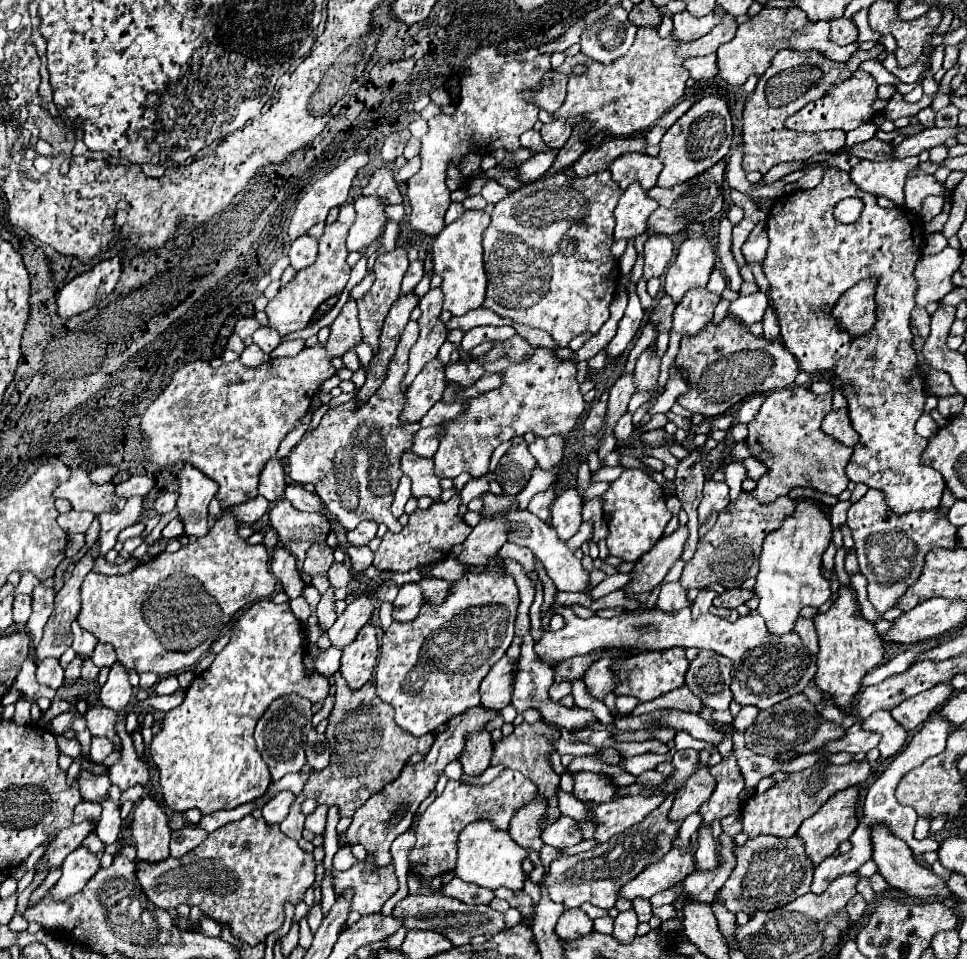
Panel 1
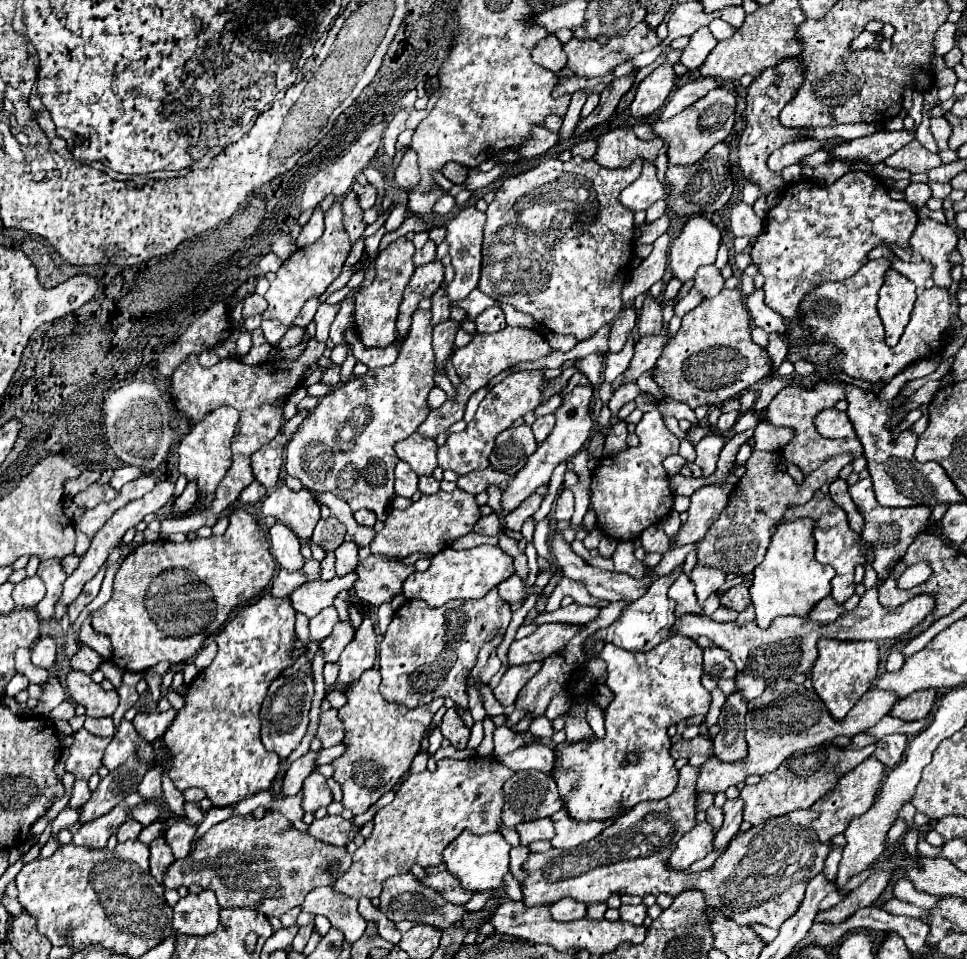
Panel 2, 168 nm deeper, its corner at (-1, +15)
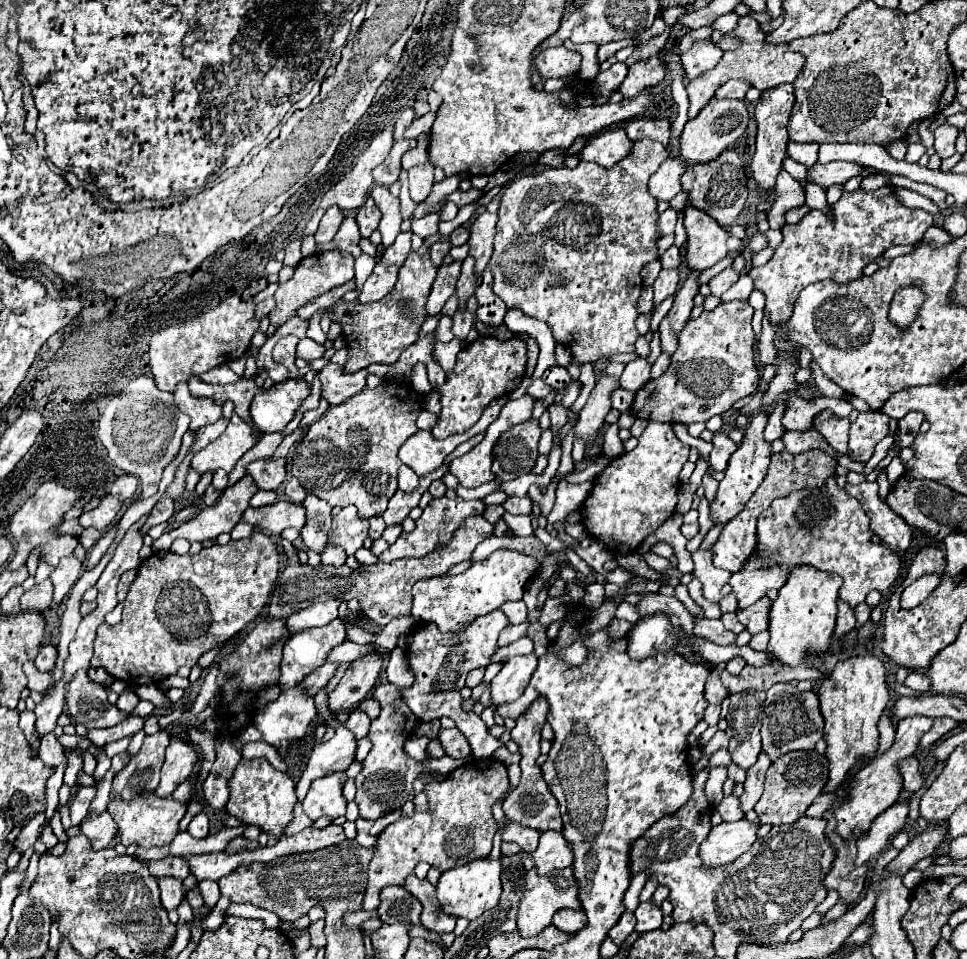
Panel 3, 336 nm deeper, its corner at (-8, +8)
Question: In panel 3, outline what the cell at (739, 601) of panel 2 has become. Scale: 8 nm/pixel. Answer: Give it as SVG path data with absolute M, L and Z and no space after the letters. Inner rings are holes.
M763 597L763 599L755 601L751 607L737 611L739 621L747 627L749 633L759 633L759 631L767 629L767 625L769 625L769 605L771 605L771 599Z

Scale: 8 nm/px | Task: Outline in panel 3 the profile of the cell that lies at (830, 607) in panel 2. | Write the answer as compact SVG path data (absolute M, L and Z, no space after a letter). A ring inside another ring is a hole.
M841 599L837 601L837 623L835 623L835 635L845 635L849 631L853 631L857 627L857 621L855 621L855 615L853 615L853 609L843 603Z

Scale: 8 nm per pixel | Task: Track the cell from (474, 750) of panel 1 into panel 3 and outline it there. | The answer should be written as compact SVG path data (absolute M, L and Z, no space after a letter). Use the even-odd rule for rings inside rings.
M457 727L455 729L441 729L439 741L441 741L445 753L453 759L465 759L467 755L471 755L469 741Z

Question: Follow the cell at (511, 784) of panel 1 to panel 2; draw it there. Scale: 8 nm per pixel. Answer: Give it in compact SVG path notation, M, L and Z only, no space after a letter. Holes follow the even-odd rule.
M470 756L464 760L444 758L436 762L434 772L410 774L396 792L396 798L376 814L370 836L354 852L352 868L332 888L350 898L378 898L386 878L410 872L412 864L420 864L422 868L440 864L444 848L460 832L470 830L476 836L494 832L502 822L502 784L512 774L510 768L490 756Z

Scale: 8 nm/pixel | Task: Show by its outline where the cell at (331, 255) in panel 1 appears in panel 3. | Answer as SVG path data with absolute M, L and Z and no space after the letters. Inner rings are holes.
M325 251L325 253L315 253L309 255L305 259L299 261L299 265L295 267L293 277L287 283L279 283L279 289L275 291L275 301L277 307L271 311L269 321L275 327L281 327L285 321L297 317L299 307L307 305L309 301L317 299L319 295L331 291L337 285L347 283L349 279L353 279L353 257L347 255L339 255L339 251Z

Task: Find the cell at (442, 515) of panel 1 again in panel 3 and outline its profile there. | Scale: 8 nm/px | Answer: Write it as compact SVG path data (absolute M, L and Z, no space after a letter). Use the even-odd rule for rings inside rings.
M439 497L439 499L431 499L429 505L423 509L423 515L415 521L415 529L411 533L401 533L399 539L379 555L379 561L389 563L395 559L403 559L403 557L425 557L427 553L447 545L451 541L451 535L463 527L465 519L471 515L483 515L485 511L485 503L483 501L465 501L461 497L457 499L449 499L449 497Z

